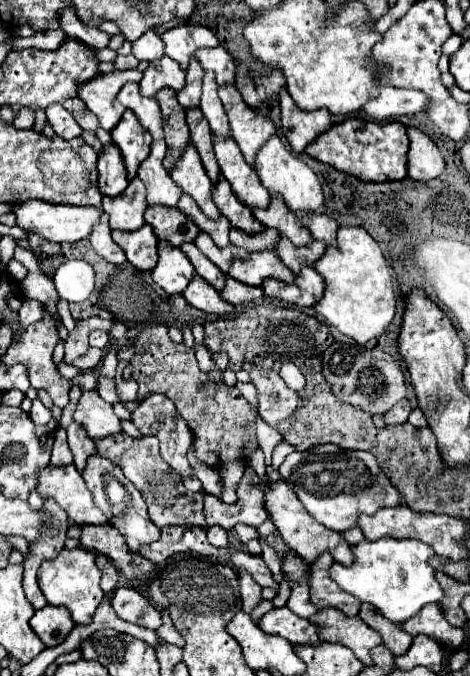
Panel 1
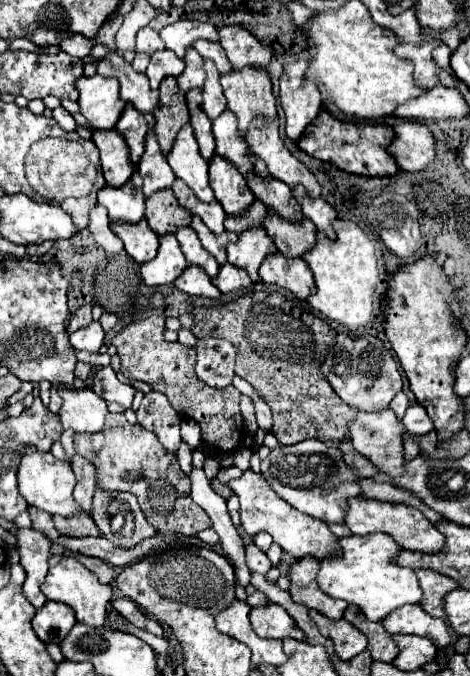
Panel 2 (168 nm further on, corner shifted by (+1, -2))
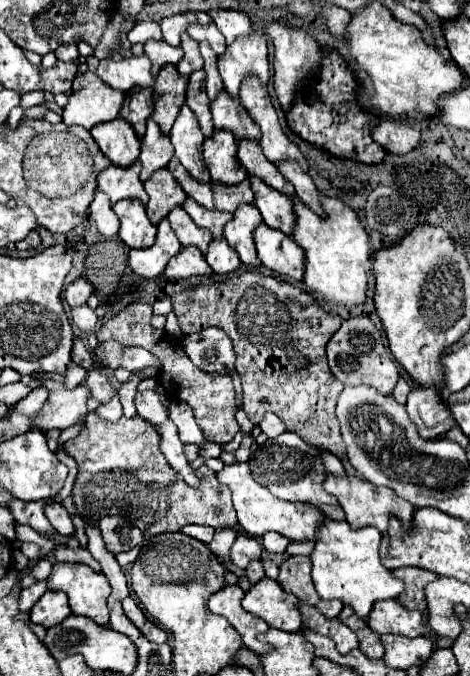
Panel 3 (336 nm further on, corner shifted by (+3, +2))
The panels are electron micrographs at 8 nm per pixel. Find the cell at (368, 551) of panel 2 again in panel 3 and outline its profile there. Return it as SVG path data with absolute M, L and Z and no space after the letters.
M324 518L322 528L318 528L318 540L310 554L312 560L312 580L324 600L342 600L352 606L356 616L366 618L378 600L396 598L404 590L404 582L398 580L392 570L382 568L378 548L382 534L376 528L352 530L346 520L334 522Z

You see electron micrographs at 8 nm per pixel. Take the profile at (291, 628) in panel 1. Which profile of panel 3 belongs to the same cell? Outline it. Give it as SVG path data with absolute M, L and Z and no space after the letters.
M262 578L260 582L250 586L250 590L242 598L242 608L266 620L268 626L284 632L298 632L302 624L298 598L284 592L278 582L270 578Z

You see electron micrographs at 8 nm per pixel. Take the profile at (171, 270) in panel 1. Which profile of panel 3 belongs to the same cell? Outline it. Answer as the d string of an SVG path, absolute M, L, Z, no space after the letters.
M164 218L158 224L158 234L156 242L150 248L140 248L140 250L130 250L128 254L128 264L130 268L144 276L144 278L154 278L164 272L168 260L180 252L180 242L170 226L170 222Z

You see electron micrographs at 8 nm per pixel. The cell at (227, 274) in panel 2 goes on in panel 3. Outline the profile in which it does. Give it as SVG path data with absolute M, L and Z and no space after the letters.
M212 238L210 246L208 246L208 252L206 252L206 260L212 266L212 270L216 274L222 274L222 276L234 272L240 266L238 254L226 244L224 238L218 238L218 240Z

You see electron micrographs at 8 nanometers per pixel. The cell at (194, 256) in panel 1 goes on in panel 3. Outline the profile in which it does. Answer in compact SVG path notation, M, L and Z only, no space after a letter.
M182 206L170 210L168 220L170 220L182 246L198 246L202 252L208 250L208 244L212 240L210 232L206 232L206 228L198 228L194 224L194 220L190 220L190 216L186 214L186 210Z

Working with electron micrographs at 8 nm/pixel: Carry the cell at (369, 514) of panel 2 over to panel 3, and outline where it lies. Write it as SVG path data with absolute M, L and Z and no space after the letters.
M328 474L324 484L326 492L334 494L340 502L340 506L344 508L346 512L346 520L348 524L358 530L358 528L364 528L364 526L374 526L378 528L382 534L386 534L388 530L388 516L398 516L402 520L402 526L408 528L412 524L412 514L414 514L414 506L406 500L402 500L400 496L396 496L390 488L380 488L380 486L374 486L358 476L334 476L334 474Z

